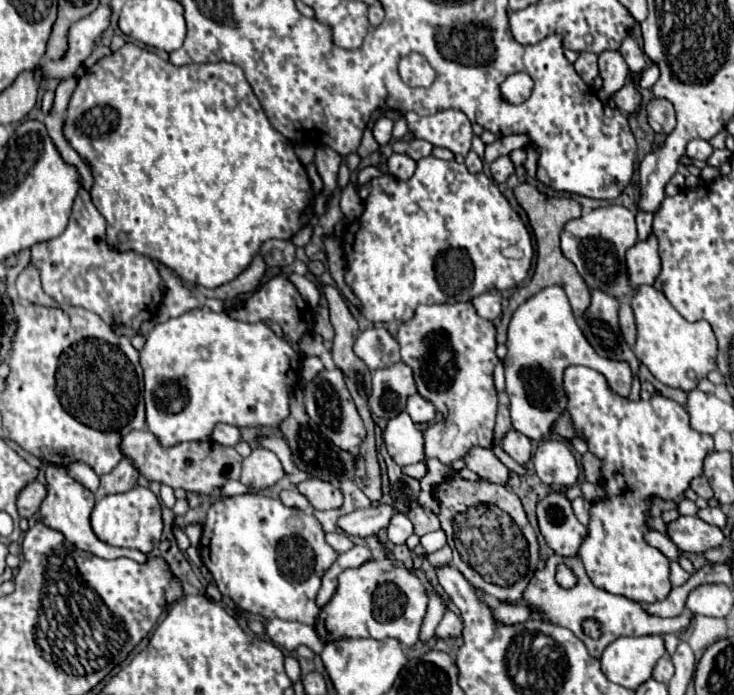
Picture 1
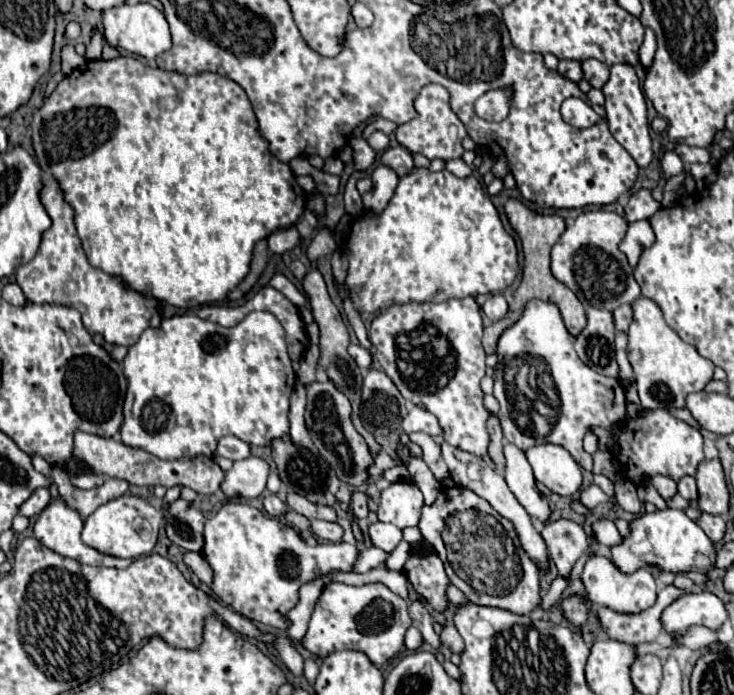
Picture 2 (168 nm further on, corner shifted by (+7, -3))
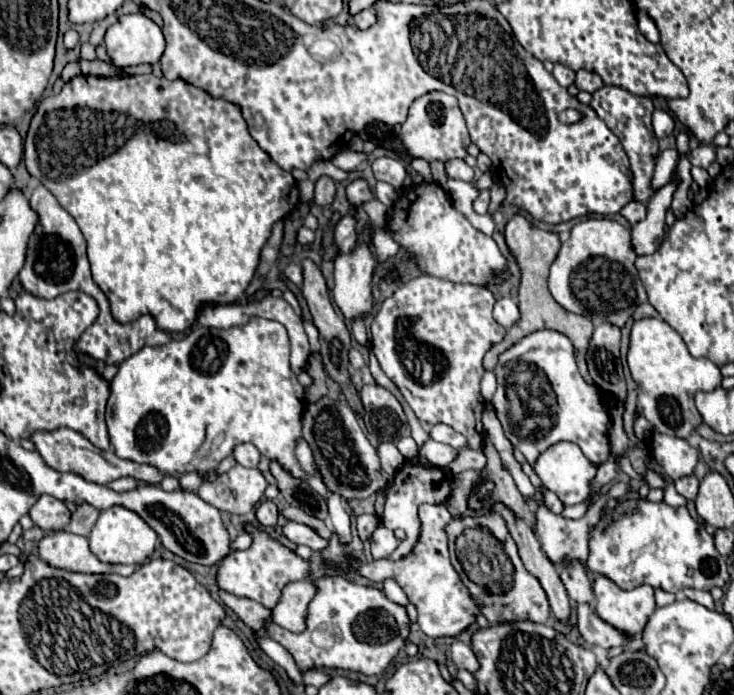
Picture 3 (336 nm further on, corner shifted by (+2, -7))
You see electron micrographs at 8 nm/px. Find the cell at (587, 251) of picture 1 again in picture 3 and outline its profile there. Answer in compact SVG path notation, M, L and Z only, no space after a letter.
M610 218L582 220L570 230L570 238L550 266L550 294L566 312L586 316L594 326L610 322L622 328L634 308L646 300L646 290L634 266L636 258L628 228Z

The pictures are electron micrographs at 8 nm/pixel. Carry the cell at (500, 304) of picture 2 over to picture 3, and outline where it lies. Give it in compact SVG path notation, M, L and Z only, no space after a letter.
M500 298L496 304L494 304L494 320L498 324L502 324L504 328L510 328L518 322L520 318L520 312L518 312L518 306L516 302L512 302L510 298Z

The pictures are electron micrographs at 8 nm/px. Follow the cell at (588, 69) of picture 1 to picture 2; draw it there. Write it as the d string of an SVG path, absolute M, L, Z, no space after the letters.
M561 60L557 70L561 72L561 76L573 80L573 82L579 82L583 80L583 70L581 70L581 62L577 60Z

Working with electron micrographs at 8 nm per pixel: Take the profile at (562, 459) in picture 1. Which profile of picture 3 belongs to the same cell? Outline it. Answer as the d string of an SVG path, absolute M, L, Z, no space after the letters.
M558 442L558 444L550 446L546 452L540 454L534 470L540 476L542 484L548 490L552 490L564 506L582 504L584 500L588 500L592 496L592 480L596 476L596 466L582 454L578 444L574 444L574 442Z

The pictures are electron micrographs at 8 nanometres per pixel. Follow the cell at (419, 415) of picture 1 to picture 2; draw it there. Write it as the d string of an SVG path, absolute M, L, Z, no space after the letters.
M417 406L409 408L407 416L401 422L401 430L409 432L409 434L411 432L427 432L431 436L439 436L441 434L437 418L431 412L425 412L423 408L417 408Z

